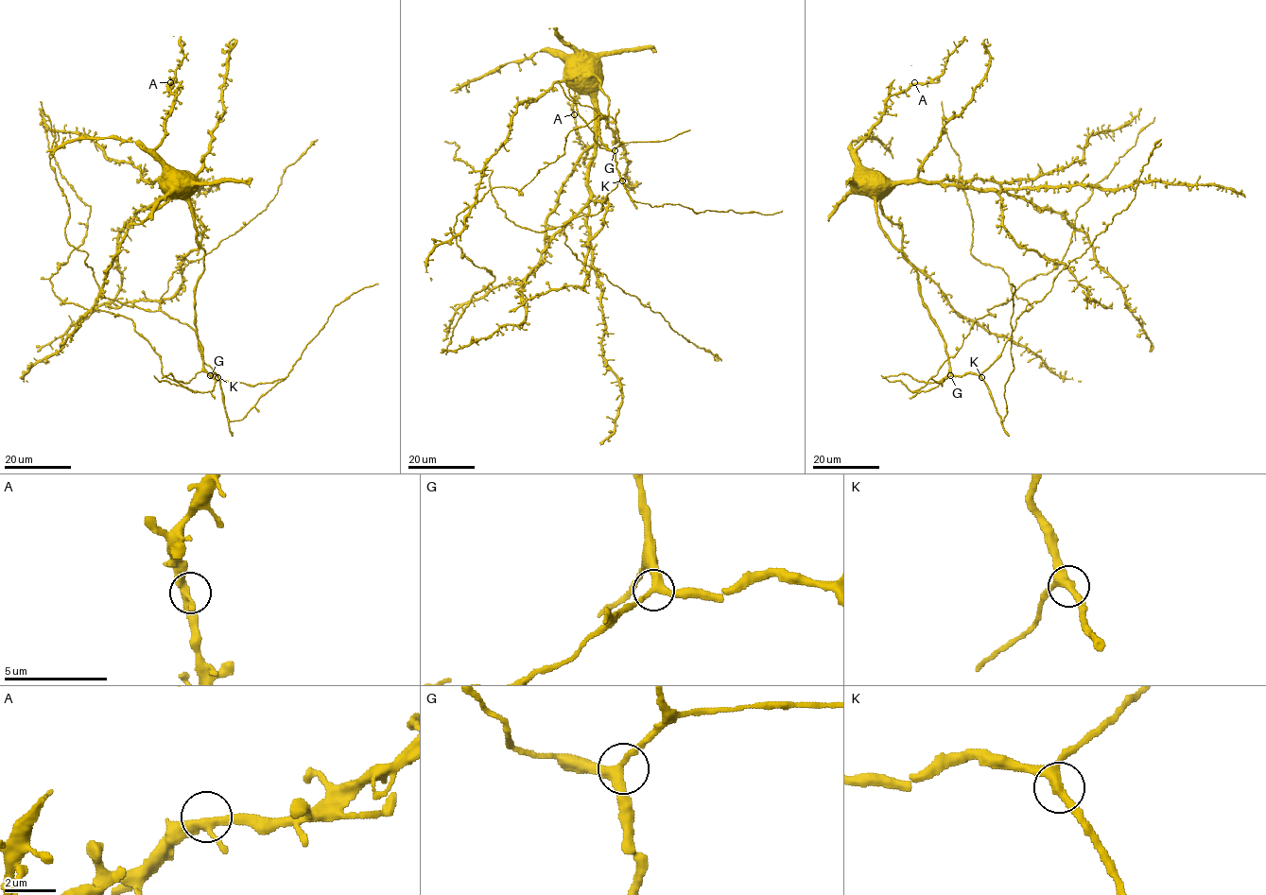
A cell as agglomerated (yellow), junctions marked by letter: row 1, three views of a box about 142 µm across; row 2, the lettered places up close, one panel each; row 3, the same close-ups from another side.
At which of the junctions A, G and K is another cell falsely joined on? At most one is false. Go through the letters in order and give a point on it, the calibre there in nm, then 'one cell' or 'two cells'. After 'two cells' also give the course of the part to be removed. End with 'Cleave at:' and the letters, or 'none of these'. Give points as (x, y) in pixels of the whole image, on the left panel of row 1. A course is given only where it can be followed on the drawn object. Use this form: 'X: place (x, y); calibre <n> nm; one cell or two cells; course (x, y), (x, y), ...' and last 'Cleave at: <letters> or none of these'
A: place (170, 82); calibre 320 nm; one cell
G: place (210, 375); calibre 340 nm; one cell
K: place (217, 377); calibre 360 nm; one cell
Cleave at: none of these

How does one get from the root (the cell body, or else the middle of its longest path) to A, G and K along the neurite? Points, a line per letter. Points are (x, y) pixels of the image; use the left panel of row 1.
A: (169, 180), (170, 170), (154, 148), (164, 135), (164, 122), (175, 96), (168, 89), (170, 82)
G: (169, 180), (168, 186), (187, 202), (196, 241), (204, 249), (194, 324), (203, 369), (210, 375)
K: (169, 180), (168, 186), (187, 202), (196, 241), (204, 249), (194, 324), (203, 370), (217, 377)

